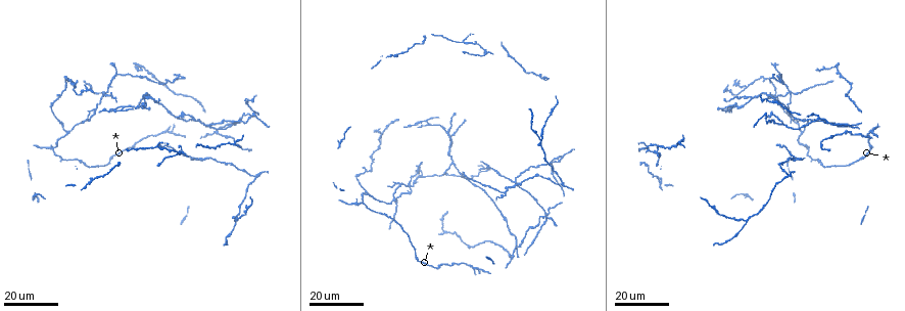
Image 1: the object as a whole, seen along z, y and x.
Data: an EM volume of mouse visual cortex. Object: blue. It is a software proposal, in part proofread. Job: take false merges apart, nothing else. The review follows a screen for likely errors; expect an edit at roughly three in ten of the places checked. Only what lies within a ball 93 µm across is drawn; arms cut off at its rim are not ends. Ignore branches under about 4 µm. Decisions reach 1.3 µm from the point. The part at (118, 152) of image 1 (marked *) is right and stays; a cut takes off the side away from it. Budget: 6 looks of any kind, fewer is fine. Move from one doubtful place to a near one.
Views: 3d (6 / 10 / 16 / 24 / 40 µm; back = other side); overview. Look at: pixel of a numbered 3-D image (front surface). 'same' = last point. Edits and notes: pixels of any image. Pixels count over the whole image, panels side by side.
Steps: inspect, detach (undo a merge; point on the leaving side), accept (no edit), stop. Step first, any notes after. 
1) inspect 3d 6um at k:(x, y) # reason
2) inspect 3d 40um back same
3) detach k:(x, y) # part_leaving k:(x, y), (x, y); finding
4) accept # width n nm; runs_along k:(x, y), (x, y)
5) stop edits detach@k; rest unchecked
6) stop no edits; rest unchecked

inspect 3d 16um at 1:(411, 188) # four-way junction

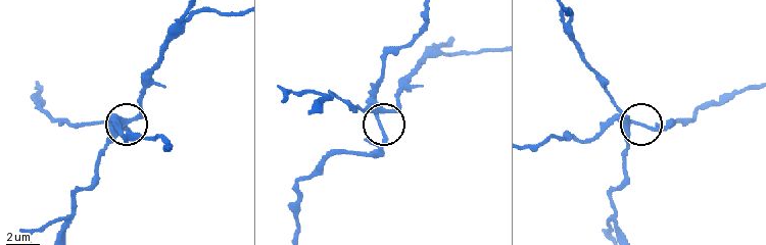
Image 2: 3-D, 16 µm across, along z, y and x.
inspect 3d 6um at 2:(377, 118)

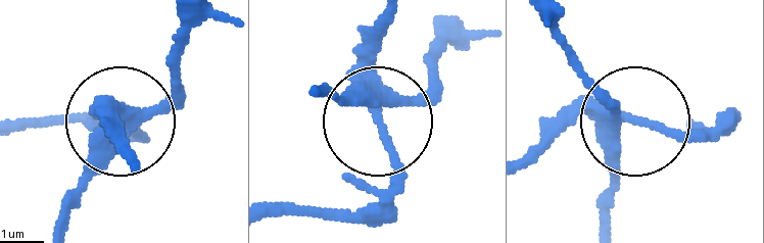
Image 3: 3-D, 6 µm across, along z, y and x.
detach 3:(391, 148) # arms 4; part_leaving 3:(372, 89), (390, 184), (349, 206), (273, 206); a second neuron is stuck on

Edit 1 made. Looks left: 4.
inspect 3d 16um at 1:(141, 104)

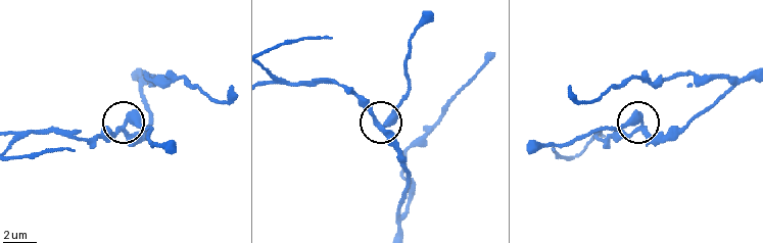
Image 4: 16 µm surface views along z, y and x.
inspect 3d 10um at 4:(640, 123)

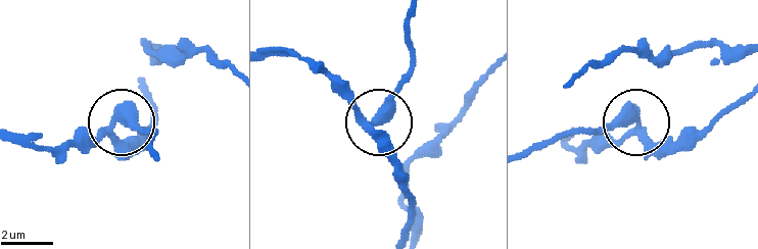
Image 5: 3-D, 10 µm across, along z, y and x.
accept # arms 3; one neuron here

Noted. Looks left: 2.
inspect 3d 24um at 1:(119, 112) # side arm on a straight run

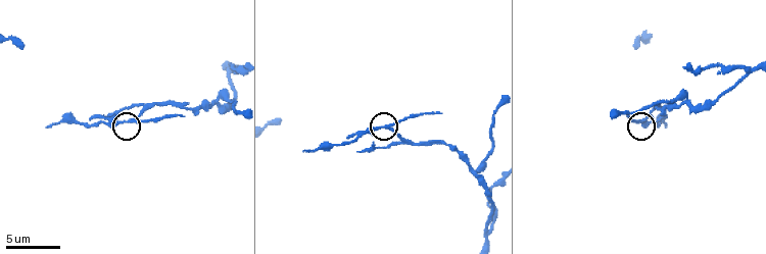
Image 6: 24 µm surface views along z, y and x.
inspect 3d 6um at 6:(131, 122) # closer look

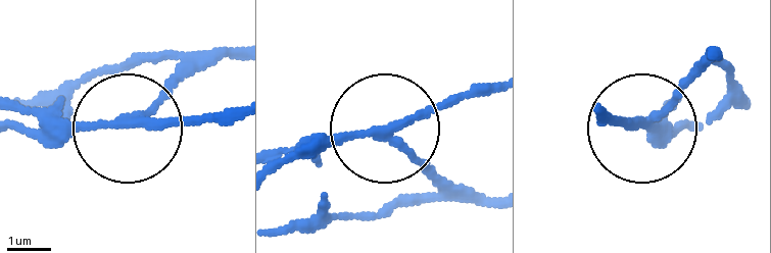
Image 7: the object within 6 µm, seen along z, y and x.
accept # runs_along 7:(491, 202), (447, 191), (389, 129), (491, 93); continuous, no second neuron

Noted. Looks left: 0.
stop edits detach@3; rest unchecked

